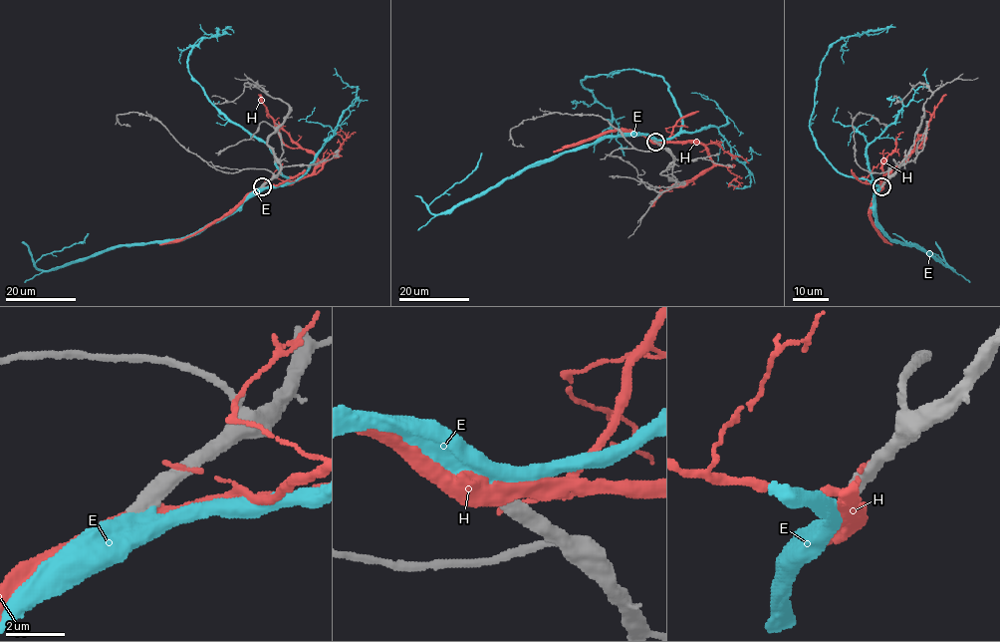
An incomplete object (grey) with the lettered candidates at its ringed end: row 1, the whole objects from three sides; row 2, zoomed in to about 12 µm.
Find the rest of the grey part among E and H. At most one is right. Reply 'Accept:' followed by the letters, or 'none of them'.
Accept: E

